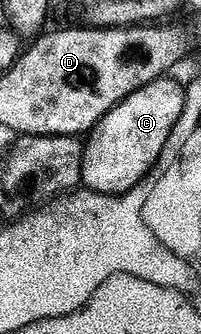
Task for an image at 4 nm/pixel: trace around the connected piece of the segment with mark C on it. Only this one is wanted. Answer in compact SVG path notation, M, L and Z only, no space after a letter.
M165 75L134 91L91 130L84 150L84 185L93 193L121 197L139 184L159 161L184 110L185 86Z

